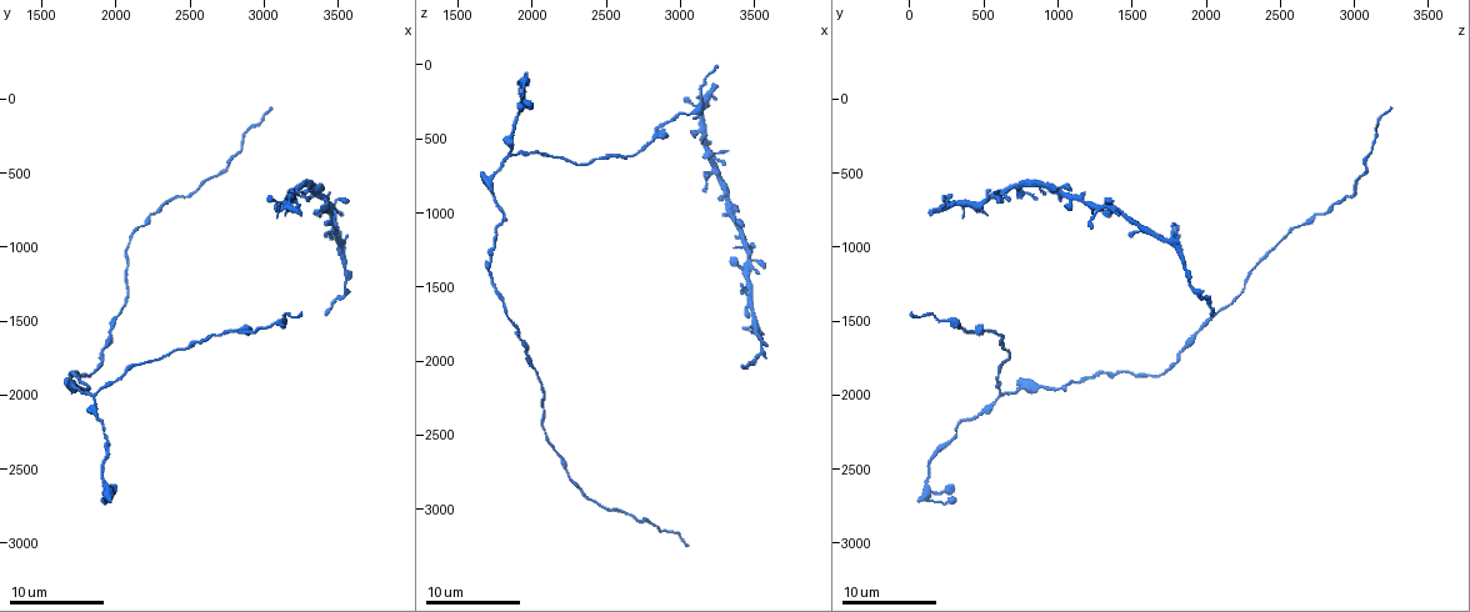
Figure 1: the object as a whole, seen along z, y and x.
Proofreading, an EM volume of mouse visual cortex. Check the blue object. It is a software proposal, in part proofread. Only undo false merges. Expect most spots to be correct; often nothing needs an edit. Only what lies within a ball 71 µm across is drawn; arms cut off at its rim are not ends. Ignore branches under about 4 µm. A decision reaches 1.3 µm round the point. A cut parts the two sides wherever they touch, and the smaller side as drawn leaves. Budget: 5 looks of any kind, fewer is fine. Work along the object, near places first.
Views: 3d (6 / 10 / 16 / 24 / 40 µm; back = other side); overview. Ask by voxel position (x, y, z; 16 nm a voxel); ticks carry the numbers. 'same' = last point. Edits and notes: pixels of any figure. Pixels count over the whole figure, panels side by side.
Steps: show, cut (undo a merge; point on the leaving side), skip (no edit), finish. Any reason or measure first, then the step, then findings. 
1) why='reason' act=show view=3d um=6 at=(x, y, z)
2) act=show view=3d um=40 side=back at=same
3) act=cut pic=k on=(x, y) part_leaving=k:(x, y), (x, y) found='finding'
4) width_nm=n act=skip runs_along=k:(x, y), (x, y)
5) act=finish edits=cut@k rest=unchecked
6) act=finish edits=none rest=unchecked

why='branch point' act=show view=3d um=10 at=(1840, 2000, 600)

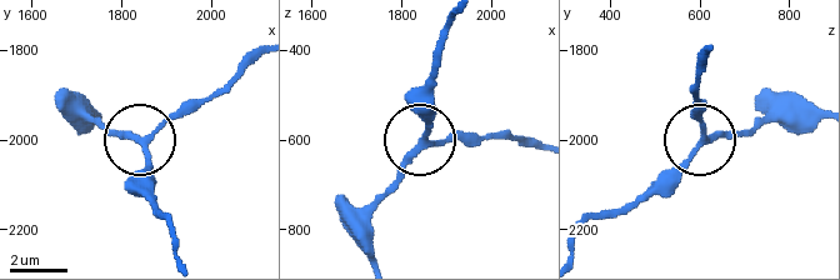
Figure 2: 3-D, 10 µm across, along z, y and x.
arms=3 act=skip runs_along=2:(255, 54), (226, 83), (148, 133), (148, 195) found='continuous, no second cell'

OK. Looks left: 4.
why='calibre changes' act=show view=3d um=6 at=(1740, 1960, 880)

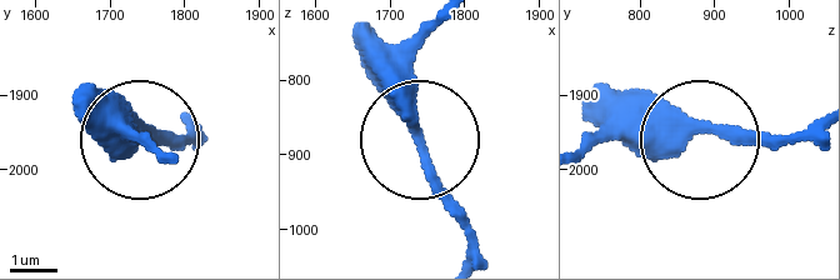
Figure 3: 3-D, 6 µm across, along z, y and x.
width_nm=300 act=skip runs_along=3:(448, 20), (416, 56), (413, 115), (431, 188), (480, 255) found='continuous, no second cell'

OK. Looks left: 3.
act=show view=3d um=10 at=(2140, 1800, 620)

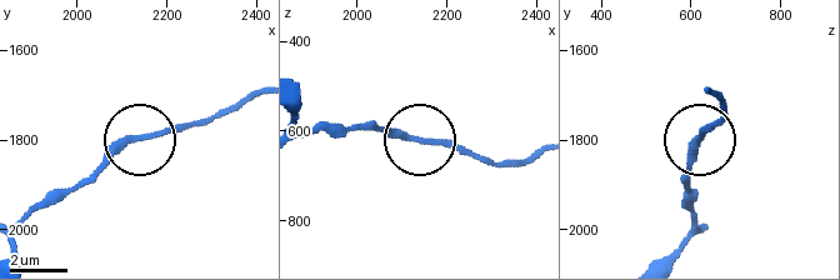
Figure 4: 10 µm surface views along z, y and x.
act=skip runs_along=4:(420, 141), (353, 126) found='one cell here'

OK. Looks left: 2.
act=finish edits=none rest=unchecked

